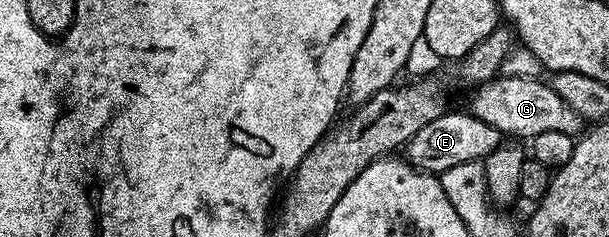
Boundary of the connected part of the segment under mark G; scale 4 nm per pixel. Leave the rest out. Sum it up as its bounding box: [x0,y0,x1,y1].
[473,75,584,138]

